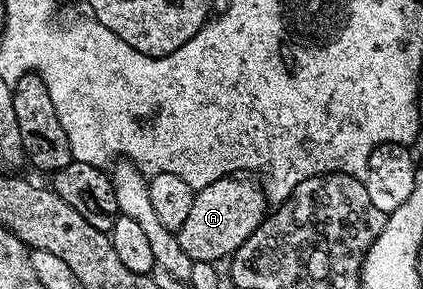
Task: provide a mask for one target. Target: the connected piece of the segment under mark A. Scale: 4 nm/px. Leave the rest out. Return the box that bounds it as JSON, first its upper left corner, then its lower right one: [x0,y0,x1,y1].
[176,174,267,264]

